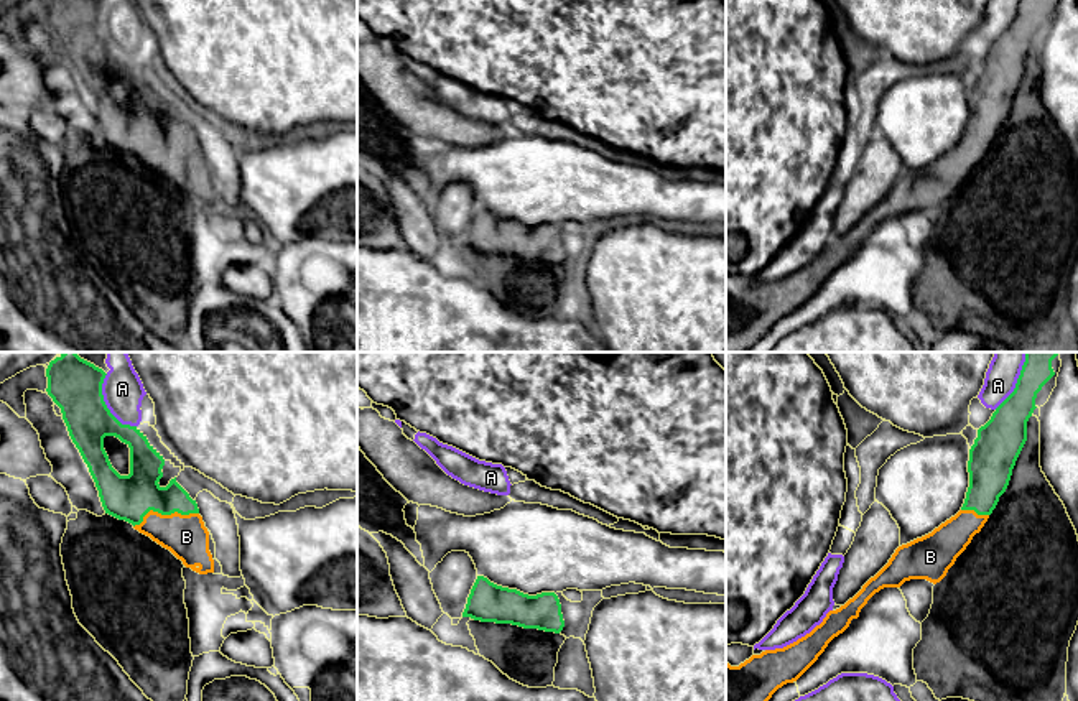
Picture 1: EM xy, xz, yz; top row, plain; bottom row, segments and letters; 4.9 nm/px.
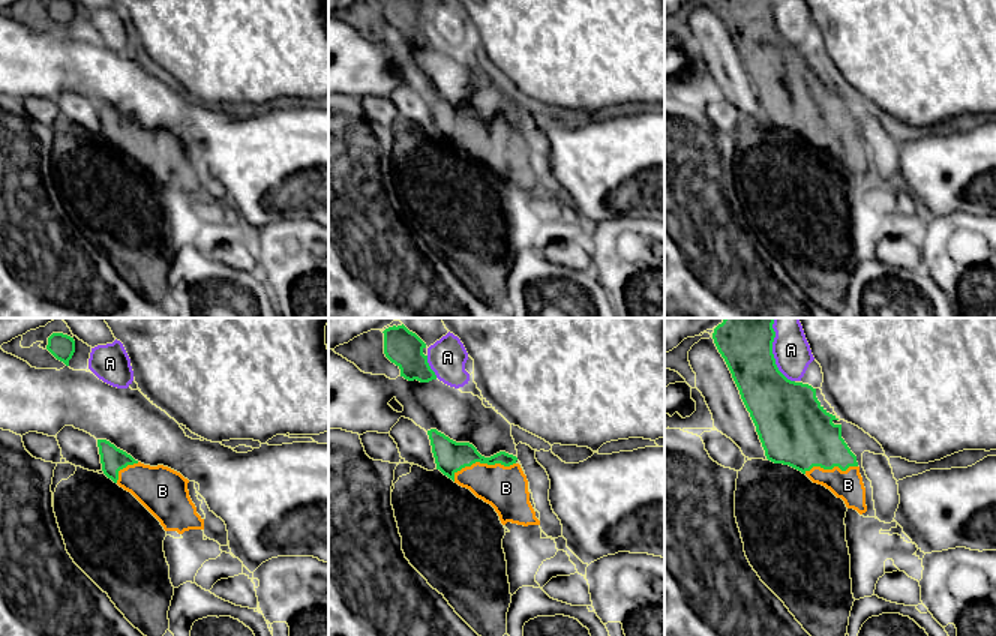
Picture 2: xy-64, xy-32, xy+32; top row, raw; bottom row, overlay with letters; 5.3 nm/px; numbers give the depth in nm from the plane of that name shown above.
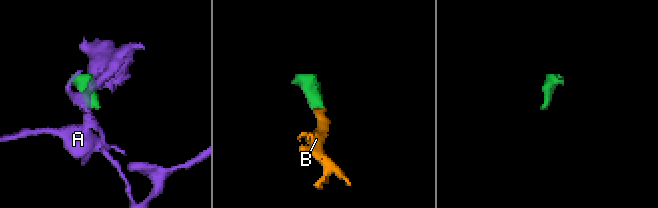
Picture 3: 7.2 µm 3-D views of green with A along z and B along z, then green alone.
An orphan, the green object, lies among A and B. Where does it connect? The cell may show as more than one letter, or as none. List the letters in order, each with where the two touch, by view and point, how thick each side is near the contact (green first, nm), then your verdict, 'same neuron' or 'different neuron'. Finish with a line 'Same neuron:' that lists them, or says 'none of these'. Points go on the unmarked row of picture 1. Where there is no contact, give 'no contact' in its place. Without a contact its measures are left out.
A: contact xy (106, 37); calibres 240 and 200 nm; different neuron
B: contact xy (165, 145); calibres 220 and 200 nm; same neuron
Same neuron: B

